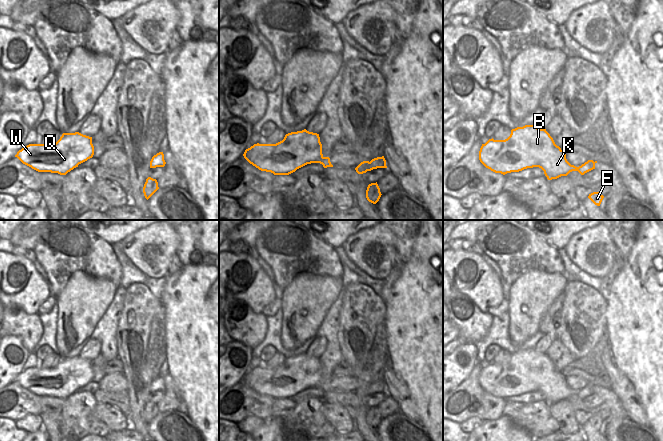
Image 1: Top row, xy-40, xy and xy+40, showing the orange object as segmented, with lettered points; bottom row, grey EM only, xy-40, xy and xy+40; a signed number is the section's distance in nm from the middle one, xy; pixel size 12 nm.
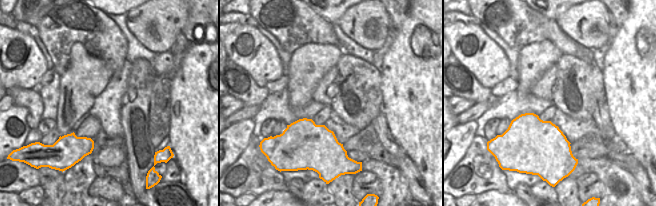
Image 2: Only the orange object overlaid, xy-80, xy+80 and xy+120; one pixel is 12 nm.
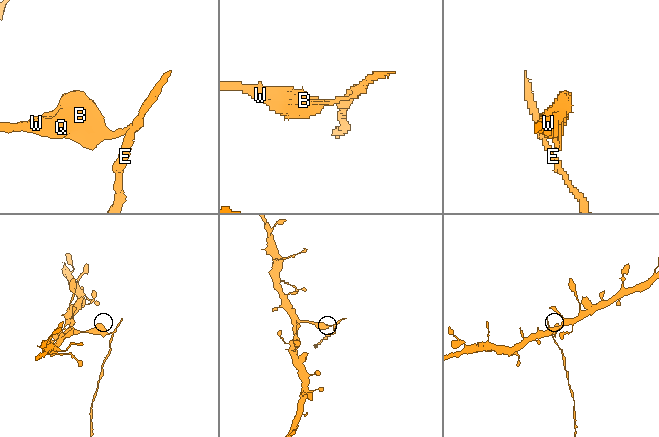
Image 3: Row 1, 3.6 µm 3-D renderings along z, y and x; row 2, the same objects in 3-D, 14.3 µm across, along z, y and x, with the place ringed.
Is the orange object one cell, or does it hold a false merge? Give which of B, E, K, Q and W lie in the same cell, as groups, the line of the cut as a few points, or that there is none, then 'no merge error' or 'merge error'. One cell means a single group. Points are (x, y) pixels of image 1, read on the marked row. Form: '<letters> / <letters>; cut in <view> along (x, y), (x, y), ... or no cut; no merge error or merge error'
B K Q W / E; cut in xy along (370, 162), (366, 170); merge error

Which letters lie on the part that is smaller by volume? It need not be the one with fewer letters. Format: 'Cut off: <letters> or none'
Cut off: E

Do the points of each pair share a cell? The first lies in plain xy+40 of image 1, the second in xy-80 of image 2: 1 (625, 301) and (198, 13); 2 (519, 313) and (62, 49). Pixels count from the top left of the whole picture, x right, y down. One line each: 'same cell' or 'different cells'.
1: different cells
2: different cells

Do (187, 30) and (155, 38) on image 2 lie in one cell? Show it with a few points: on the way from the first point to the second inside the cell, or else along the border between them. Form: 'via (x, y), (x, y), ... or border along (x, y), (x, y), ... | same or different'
border along (188, 10), (188, 19), (180, 32) | different

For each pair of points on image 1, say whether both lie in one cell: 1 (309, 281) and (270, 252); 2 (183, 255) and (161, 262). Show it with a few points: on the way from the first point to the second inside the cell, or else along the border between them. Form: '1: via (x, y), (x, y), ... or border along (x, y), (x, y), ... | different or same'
1: border along (321, 275), (299, 272), (284, 289) | different
2: border along (175, 230), (179, 236), (179, 245), (176, 253) | different

